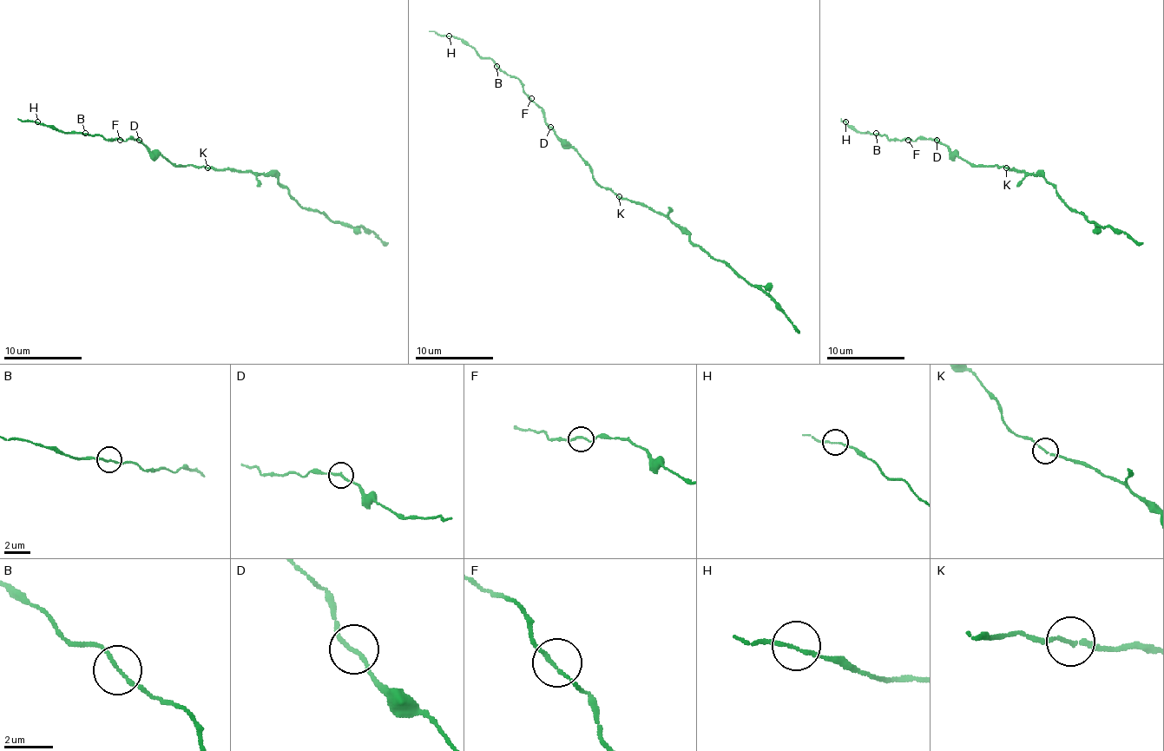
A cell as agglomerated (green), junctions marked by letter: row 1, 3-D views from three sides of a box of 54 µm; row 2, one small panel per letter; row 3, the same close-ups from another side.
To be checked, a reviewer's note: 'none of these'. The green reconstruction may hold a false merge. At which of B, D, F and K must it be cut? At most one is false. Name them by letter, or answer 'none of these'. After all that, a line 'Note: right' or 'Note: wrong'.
none of these
Note: right

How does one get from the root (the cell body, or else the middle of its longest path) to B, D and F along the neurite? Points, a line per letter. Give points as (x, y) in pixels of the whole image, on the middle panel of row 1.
B: (609, 189), (605, 189), (592, 176), (589, 164), (545, 121), (545, 114), (523, 90), (523, 84), (496, 67)
D: (609, 189), (605, 189), (592, 176), (589, 164), (550, 128)
F: (609, 189), (605, 189), (592, 176), (589, 164), (555, 133), (545, 121), (545, 114), (531, 98)

